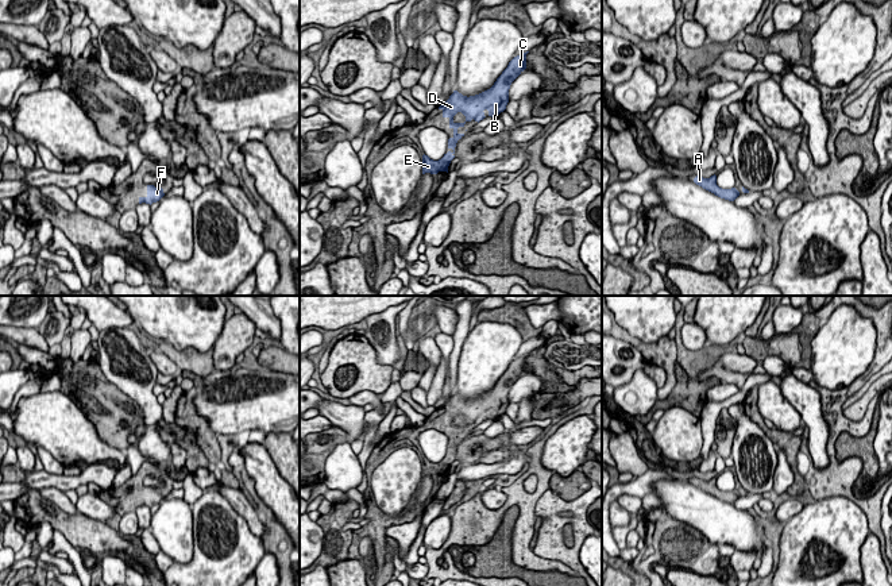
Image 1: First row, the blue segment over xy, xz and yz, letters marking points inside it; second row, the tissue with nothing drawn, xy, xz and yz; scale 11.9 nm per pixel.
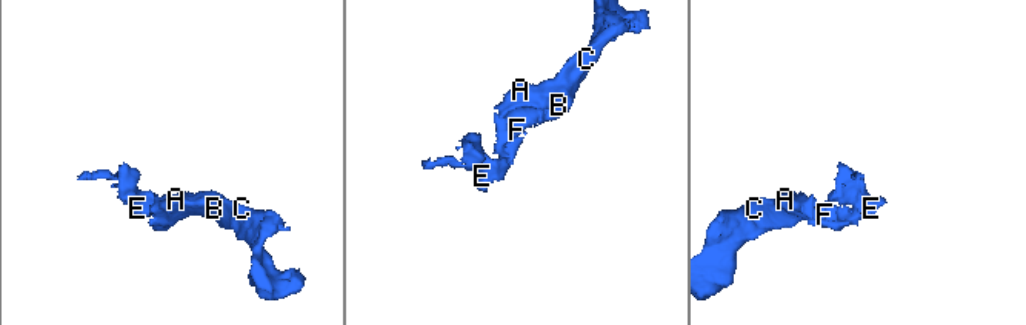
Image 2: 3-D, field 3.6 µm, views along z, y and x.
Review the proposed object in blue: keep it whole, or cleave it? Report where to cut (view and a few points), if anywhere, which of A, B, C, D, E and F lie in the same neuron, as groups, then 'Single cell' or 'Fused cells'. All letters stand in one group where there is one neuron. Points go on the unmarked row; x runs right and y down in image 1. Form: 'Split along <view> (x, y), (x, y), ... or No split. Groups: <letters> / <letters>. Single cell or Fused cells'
No split. Groups: A B C D E F. Single cell

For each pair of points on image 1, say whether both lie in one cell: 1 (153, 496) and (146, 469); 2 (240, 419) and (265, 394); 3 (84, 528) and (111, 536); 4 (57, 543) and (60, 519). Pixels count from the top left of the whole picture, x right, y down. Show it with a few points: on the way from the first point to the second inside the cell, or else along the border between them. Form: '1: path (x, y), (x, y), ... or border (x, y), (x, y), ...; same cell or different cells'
1: path (146, 492), (139, 485), (139, 475); same cell
2: path (246, 413), (259, 400); same cell
3: path (91, 535), (104, 536); same cell
4: border (54, 529), (73, 547); different cells

